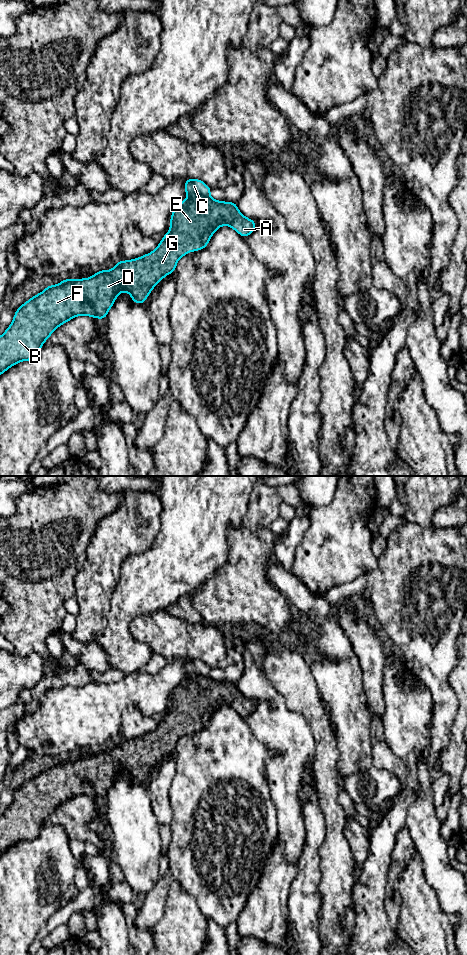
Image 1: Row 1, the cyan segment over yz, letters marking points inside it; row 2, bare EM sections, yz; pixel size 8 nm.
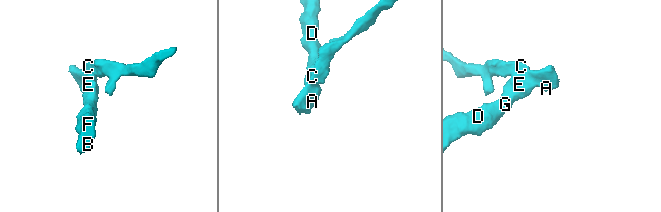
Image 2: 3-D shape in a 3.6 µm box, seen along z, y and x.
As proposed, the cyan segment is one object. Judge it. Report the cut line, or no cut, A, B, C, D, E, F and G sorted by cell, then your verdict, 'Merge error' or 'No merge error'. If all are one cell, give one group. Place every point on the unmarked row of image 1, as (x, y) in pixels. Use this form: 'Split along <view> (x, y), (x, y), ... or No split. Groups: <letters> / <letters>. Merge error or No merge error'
Split along yz (209, 676), (198, 676), (189, 679). Groups: A B D E F G / C. Merge error

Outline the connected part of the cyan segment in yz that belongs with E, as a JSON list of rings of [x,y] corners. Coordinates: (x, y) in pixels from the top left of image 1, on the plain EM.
[[[210,677],[186,679],[174,688],[171,694],[170,711],[163,715],[163,720],[158,723],[156,730],[136,739],[118,741],[112,750],[100,750],[86,759],[63,759],[57,765],[48,766],[38,775],[34,775],[22,786],[16,789],[13,801],[6,811],[0,816],[0,855],[13,845],[21,841],[35,839],[41,830],[42,824],[61,805],[79,795],[86,795],[104,800],[109,789],[114,785],[115,779],[122,771],[132,777],[135,784],[143,784],[152,769],[168,754],[174,753],[177,741],[191,731],[204,729],[213,713],[222,705],[233,708],[243,718],[256,710],[256,702],[242,695],[236,682],[216,681]]]

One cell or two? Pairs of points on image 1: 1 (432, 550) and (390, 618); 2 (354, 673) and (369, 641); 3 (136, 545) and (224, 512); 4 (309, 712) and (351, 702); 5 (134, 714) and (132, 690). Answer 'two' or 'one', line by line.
1: one
2: two
3: two
4: two
5: two

